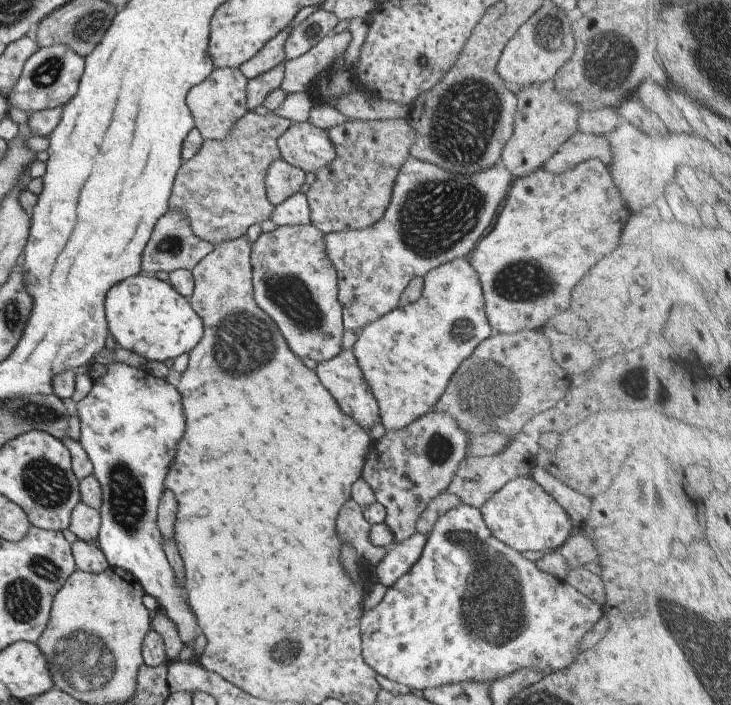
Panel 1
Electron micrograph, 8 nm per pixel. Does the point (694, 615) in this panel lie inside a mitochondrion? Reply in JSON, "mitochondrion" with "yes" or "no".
{"mitochondrion":"yes"}

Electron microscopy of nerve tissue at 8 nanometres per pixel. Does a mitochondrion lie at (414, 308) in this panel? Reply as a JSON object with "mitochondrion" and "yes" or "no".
{"mitochondrion":"no"}

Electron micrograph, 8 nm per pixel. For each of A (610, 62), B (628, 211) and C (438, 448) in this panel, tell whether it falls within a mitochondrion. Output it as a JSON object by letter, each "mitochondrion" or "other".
{"A":"mitochondrion","B":"other","C":"mitochondrion"}

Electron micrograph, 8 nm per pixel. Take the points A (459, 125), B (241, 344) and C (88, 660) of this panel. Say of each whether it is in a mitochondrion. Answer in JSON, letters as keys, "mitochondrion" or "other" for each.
{"A":"mitochondrion","B":"mitochondrion","C":"mitochondrion"}

